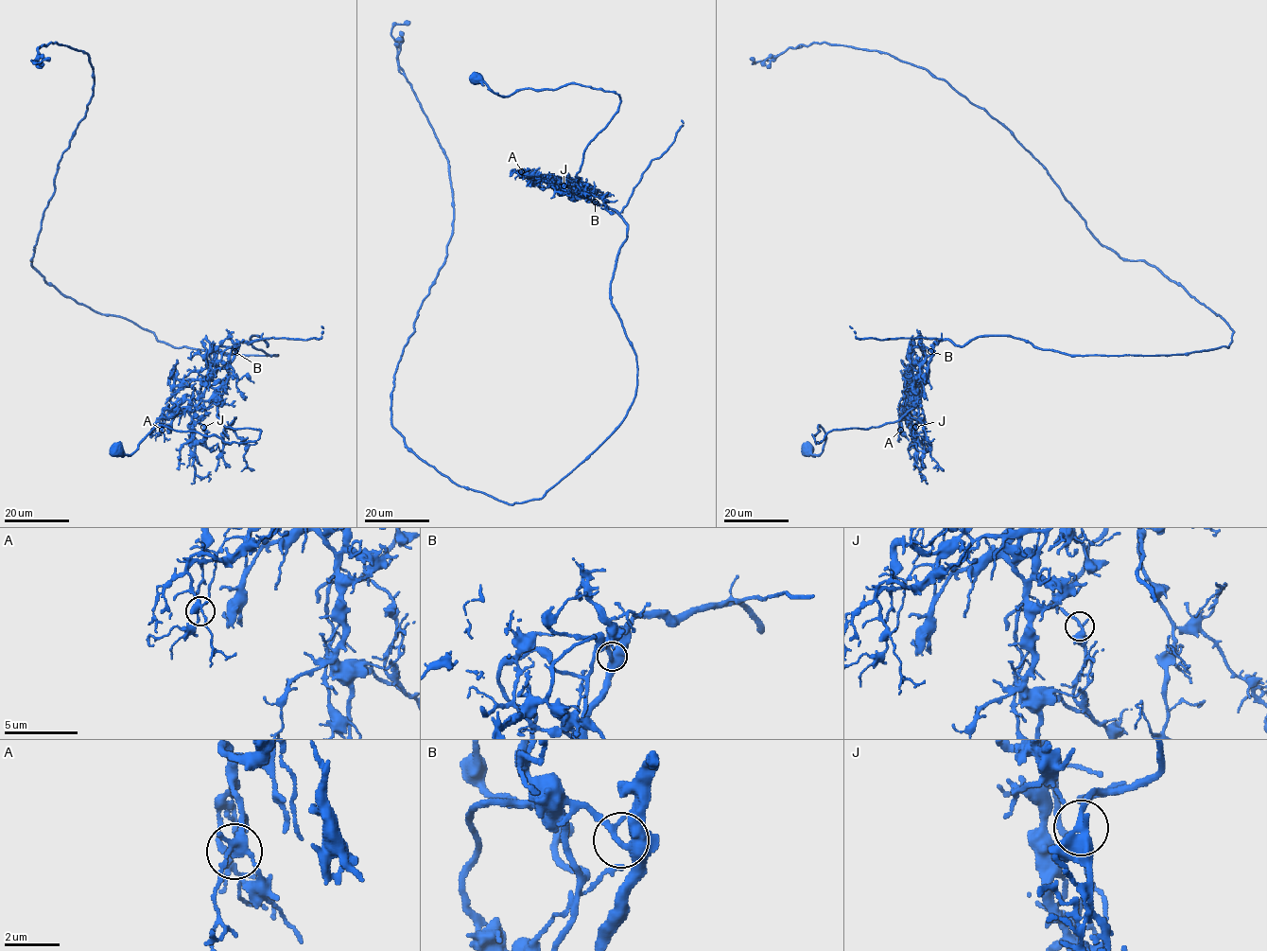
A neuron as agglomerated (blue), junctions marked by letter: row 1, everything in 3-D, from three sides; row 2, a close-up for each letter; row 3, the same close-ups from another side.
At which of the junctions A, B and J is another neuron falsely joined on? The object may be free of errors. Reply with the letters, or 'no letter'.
J

